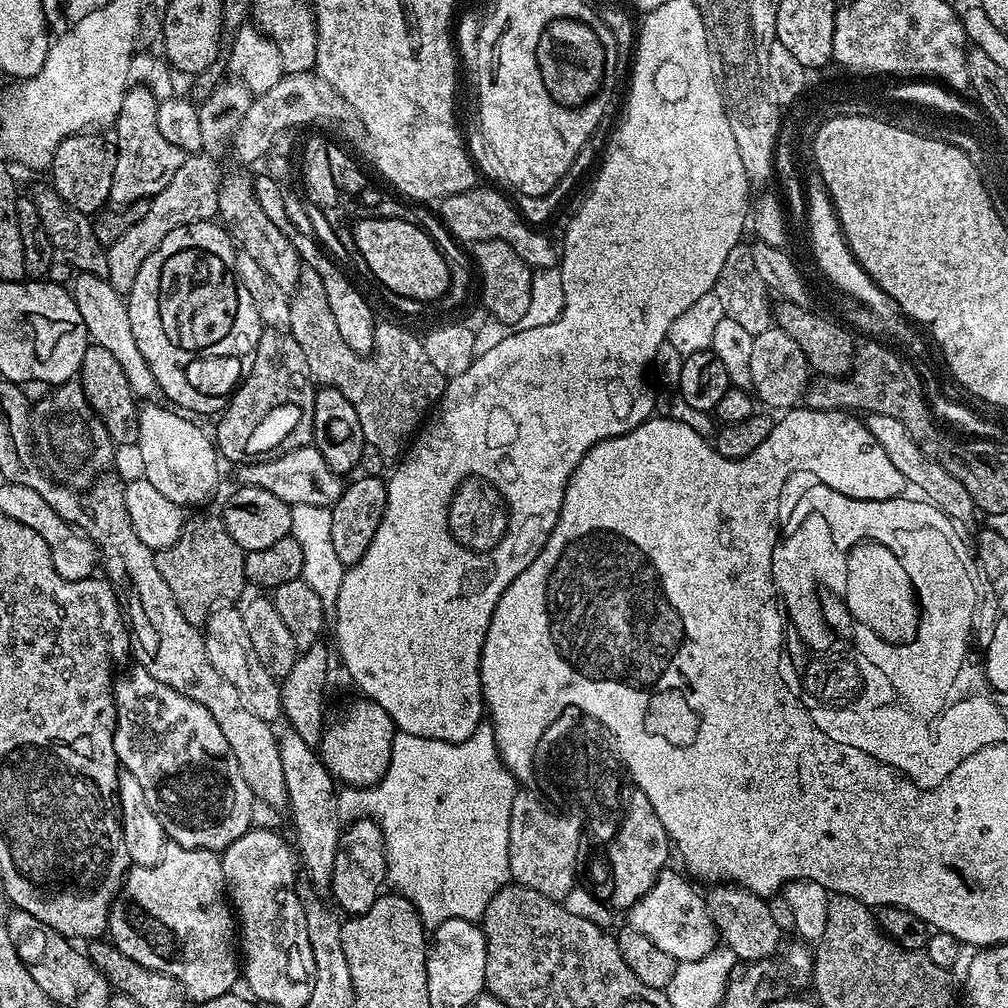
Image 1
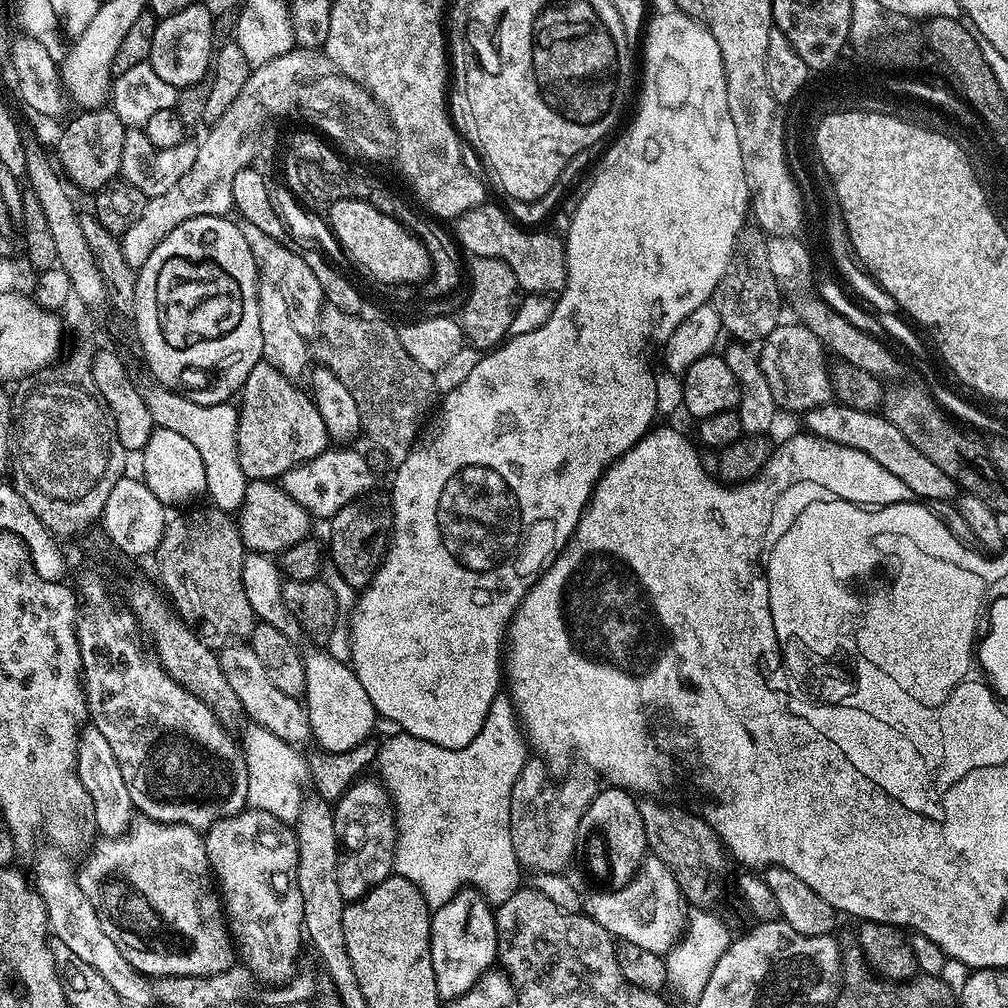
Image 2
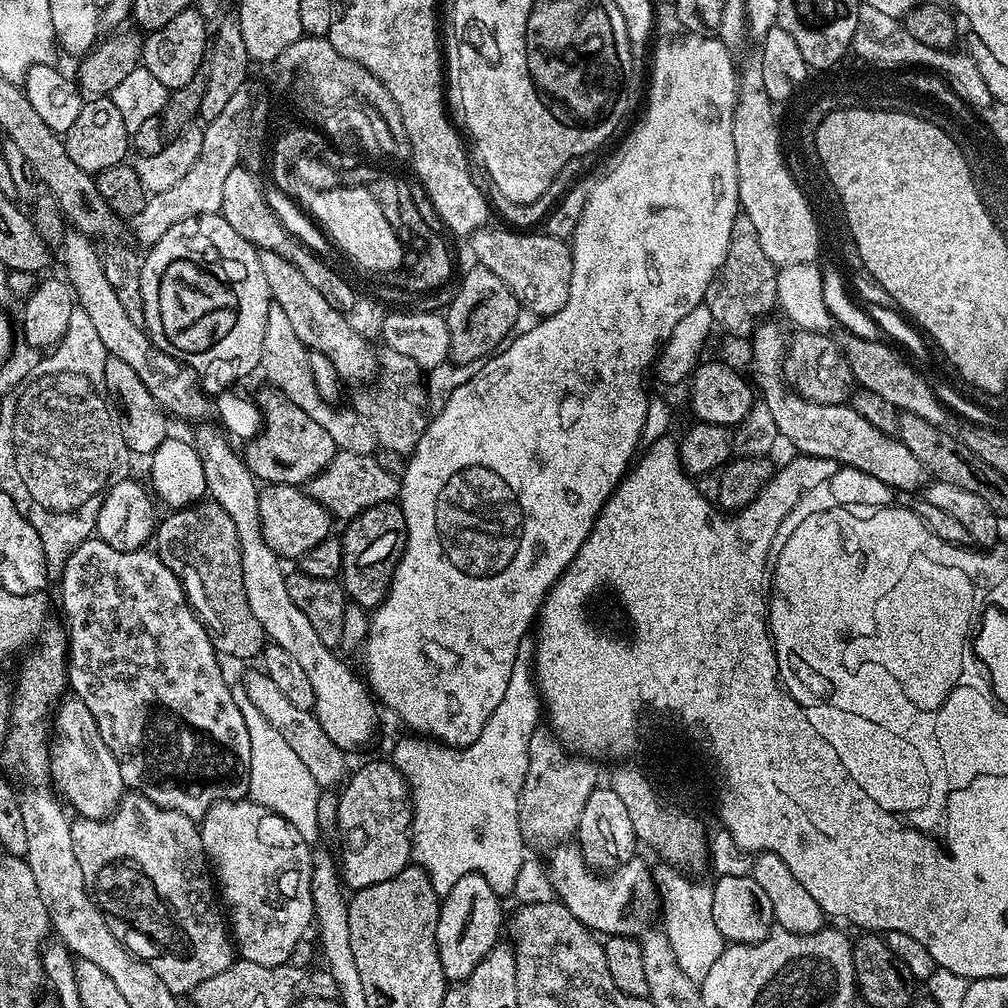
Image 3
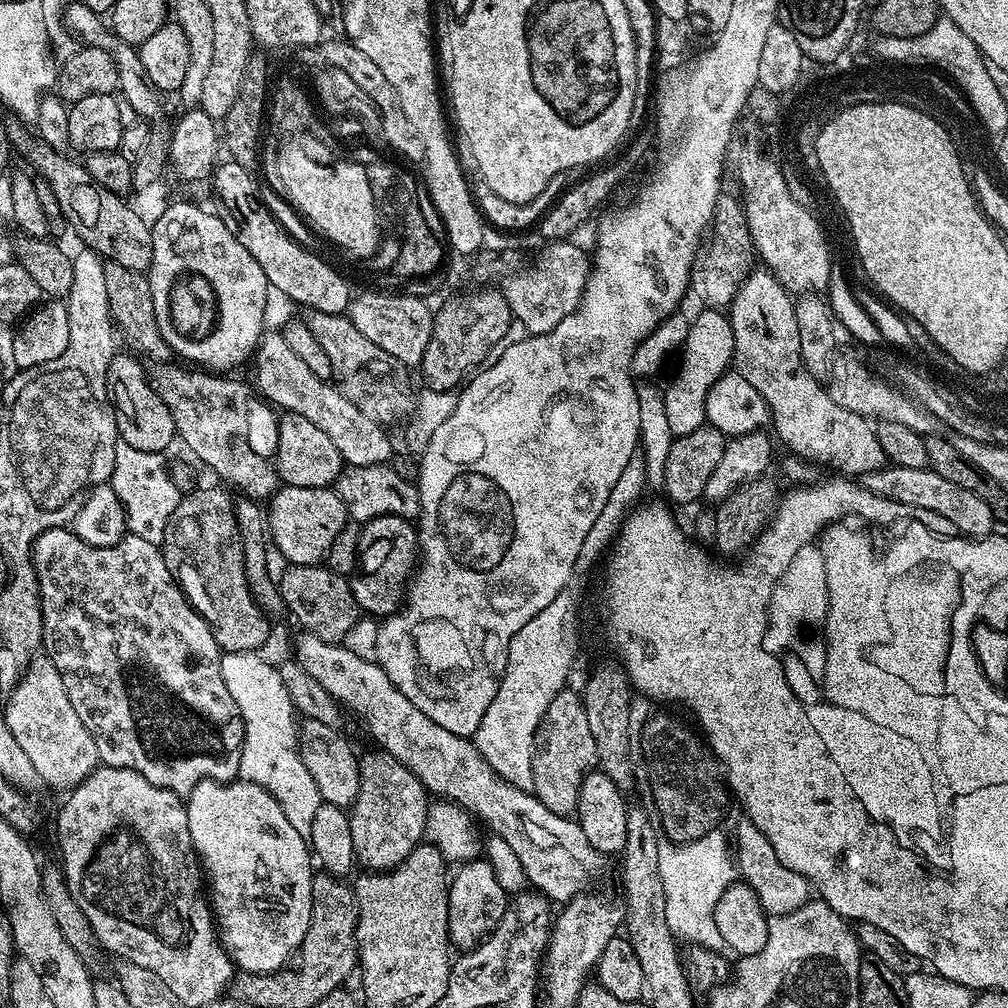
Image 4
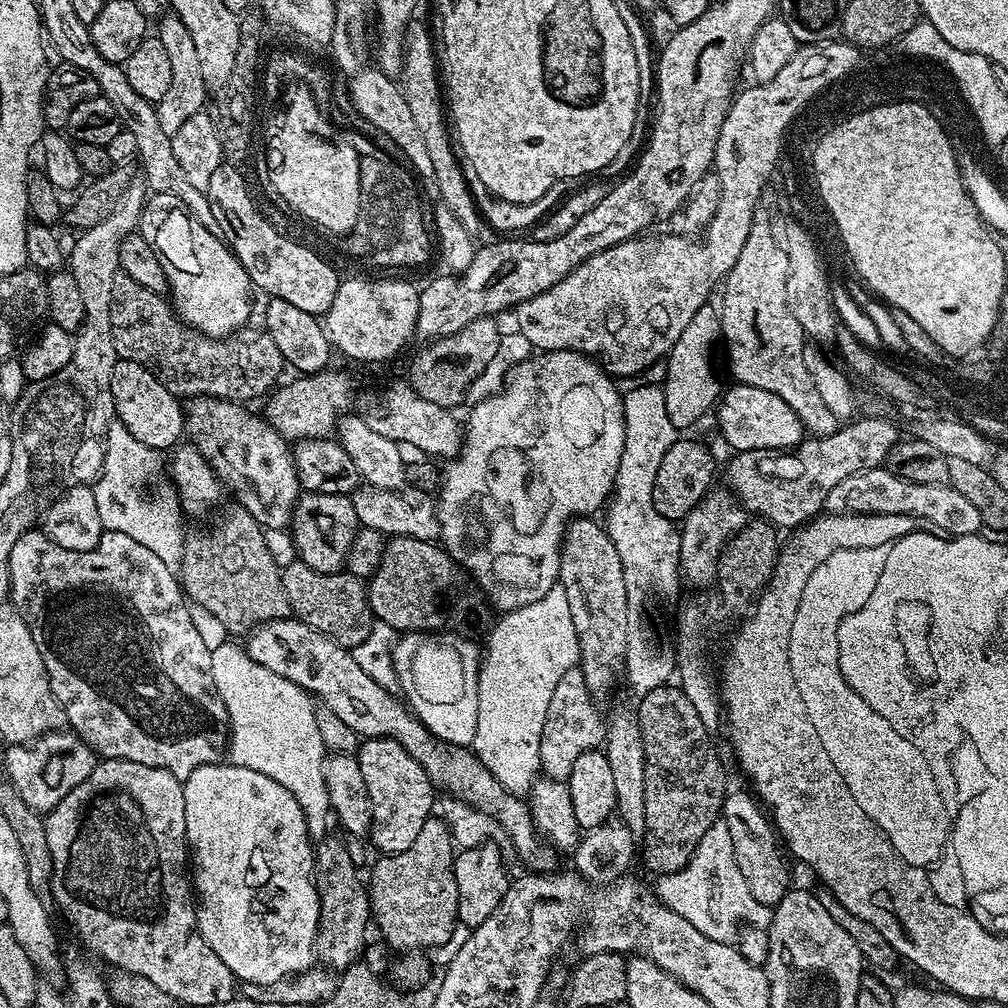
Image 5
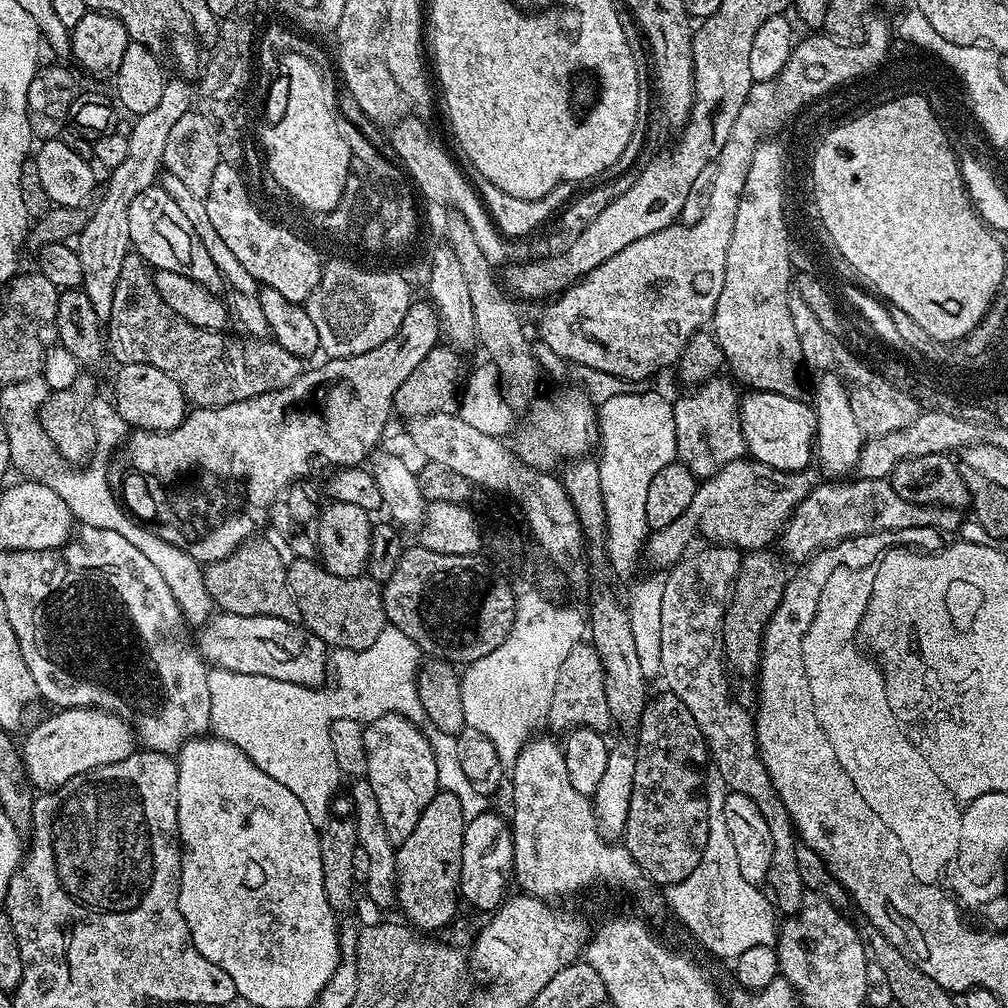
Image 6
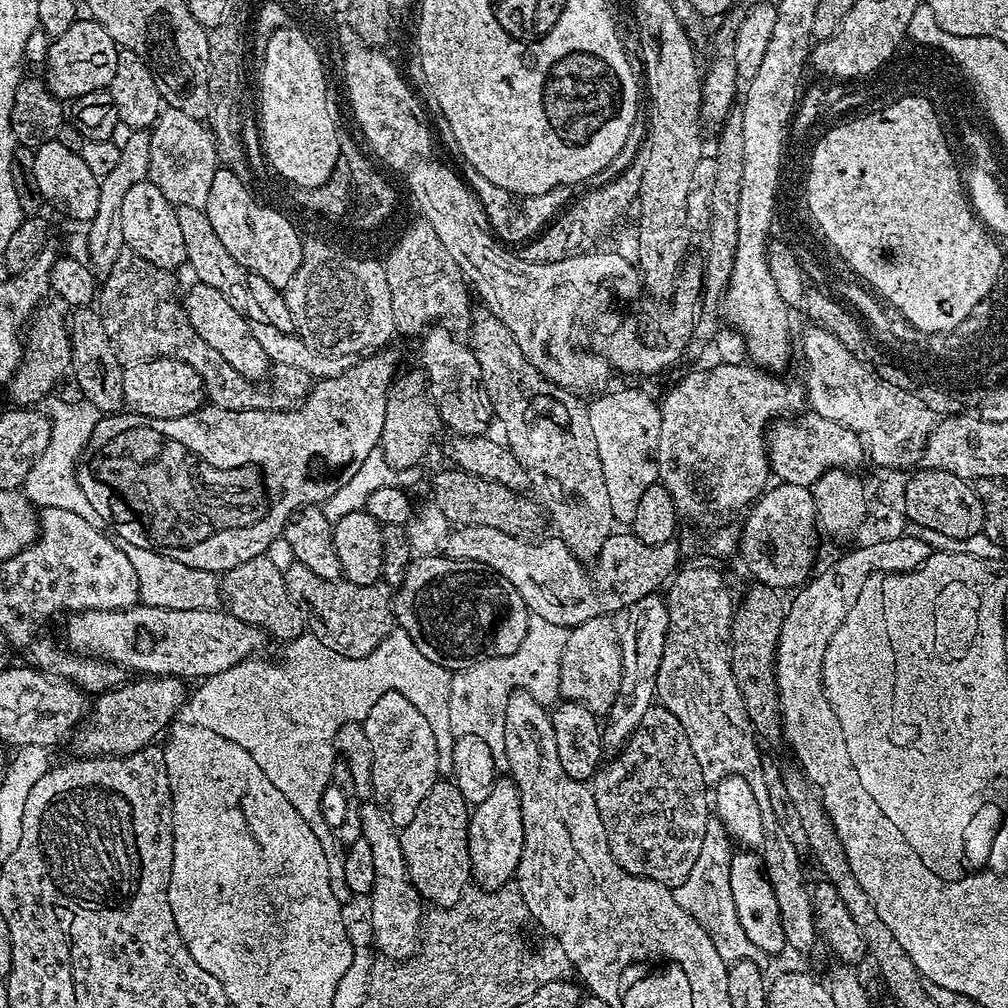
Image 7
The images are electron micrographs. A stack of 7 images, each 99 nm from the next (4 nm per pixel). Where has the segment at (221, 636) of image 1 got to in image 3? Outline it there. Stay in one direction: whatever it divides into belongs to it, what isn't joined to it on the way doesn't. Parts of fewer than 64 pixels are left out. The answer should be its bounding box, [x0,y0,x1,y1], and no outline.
[242,670,350,790]

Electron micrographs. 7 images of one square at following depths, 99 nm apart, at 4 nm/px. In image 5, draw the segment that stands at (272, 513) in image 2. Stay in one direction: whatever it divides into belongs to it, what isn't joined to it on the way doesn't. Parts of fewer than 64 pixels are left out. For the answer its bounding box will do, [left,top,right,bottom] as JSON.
[290,492,361,572]

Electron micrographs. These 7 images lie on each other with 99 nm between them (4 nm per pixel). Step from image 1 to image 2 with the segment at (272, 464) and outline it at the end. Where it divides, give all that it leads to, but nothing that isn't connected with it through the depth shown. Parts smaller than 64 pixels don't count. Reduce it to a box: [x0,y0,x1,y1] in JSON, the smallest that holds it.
[278,446,374,521]

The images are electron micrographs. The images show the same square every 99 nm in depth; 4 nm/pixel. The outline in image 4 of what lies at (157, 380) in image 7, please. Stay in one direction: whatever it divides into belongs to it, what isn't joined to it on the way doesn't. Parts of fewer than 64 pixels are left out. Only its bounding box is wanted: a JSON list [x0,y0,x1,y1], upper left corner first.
[106,350,177,453]

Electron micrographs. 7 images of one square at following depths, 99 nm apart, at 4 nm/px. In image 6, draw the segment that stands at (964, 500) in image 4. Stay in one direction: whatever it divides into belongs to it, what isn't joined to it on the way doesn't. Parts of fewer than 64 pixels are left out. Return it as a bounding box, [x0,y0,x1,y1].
[778,479,961,562]

